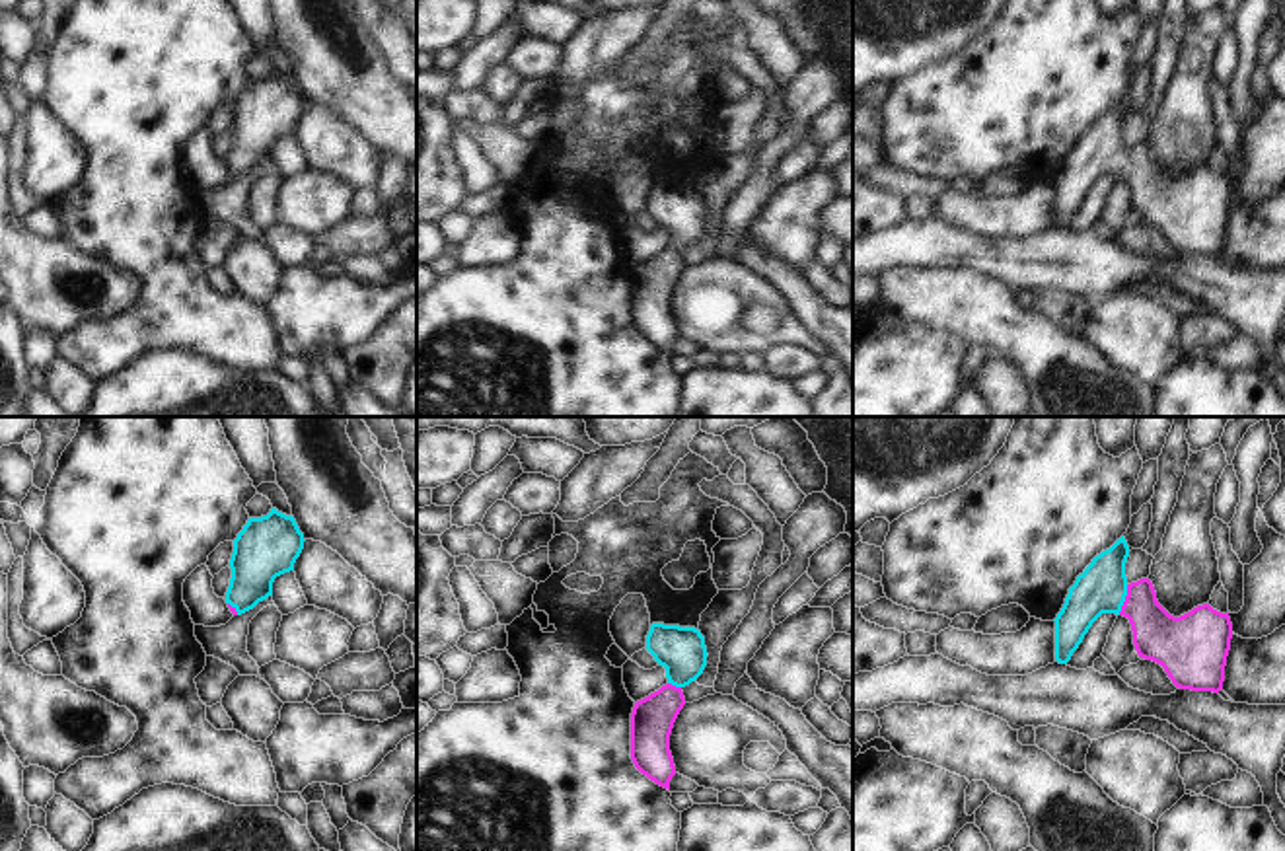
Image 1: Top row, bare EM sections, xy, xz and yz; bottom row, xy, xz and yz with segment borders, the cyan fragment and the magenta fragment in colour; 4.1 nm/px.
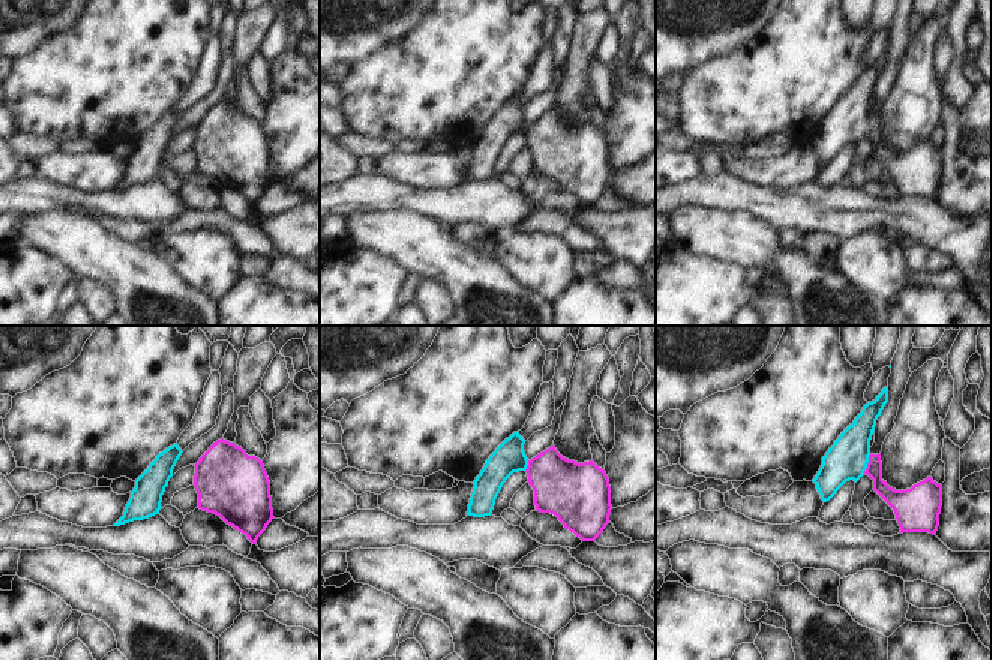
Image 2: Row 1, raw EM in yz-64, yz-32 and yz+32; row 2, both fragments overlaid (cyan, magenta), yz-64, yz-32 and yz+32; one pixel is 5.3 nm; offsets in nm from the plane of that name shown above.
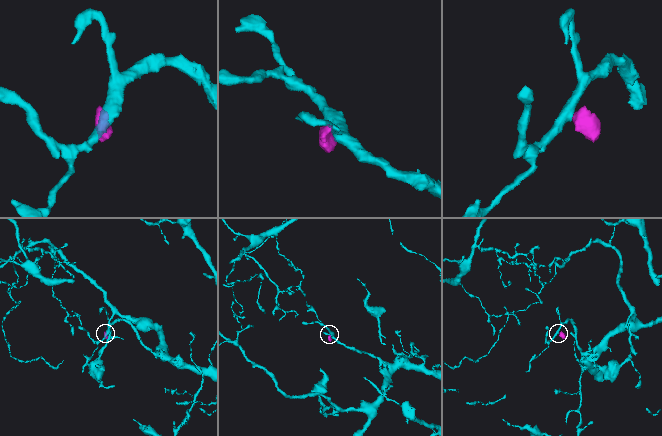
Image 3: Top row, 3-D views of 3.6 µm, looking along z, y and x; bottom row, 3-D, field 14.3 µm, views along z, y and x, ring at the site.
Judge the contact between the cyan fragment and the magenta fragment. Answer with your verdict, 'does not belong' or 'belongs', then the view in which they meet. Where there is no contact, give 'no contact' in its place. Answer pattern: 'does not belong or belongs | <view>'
belongs | yz

